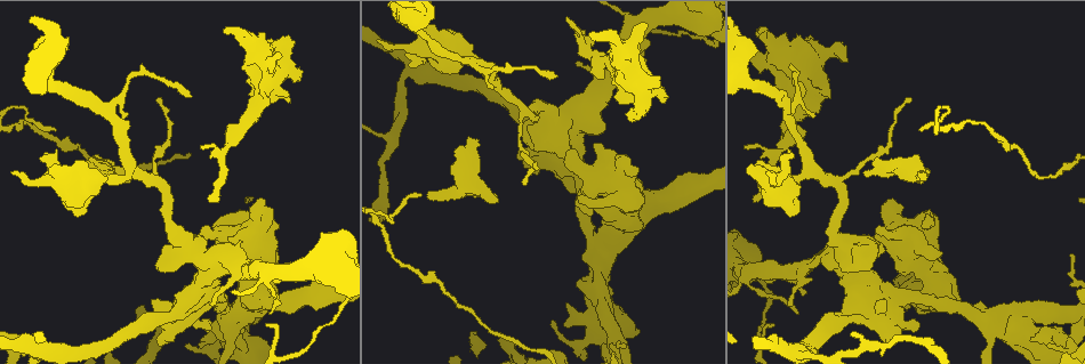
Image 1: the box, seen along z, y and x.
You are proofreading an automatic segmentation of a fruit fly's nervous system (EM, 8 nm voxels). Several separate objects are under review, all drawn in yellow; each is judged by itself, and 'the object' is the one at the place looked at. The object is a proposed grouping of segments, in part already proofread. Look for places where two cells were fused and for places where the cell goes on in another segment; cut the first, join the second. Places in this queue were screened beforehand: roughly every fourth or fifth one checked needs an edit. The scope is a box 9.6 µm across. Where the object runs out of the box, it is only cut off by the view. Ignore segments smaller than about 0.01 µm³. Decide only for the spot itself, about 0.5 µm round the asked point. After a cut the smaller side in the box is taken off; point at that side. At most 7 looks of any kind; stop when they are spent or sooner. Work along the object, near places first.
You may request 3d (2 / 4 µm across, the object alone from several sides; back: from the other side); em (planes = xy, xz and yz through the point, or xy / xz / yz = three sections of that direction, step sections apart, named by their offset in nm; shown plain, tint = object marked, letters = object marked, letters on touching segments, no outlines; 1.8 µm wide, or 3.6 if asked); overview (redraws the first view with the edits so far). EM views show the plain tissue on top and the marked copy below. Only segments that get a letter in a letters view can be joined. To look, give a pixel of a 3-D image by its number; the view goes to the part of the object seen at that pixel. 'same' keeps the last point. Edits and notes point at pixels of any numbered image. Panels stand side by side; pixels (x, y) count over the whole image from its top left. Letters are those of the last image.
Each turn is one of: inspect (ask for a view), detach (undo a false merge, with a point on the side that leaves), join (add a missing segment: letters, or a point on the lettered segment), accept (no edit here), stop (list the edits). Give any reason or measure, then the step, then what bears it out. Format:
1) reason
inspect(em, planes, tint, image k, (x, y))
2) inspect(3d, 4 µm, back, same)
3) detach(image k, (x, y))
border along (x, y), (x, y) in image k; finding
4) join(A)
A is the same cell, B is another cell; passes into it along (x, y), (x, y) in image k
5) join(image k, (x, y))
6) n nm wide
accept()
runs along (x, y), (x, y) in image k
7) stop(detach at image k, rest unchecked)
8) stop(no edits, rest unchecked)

stops while still wide
inspect(em, xy, step 16, tint, image 1, (647, 25))

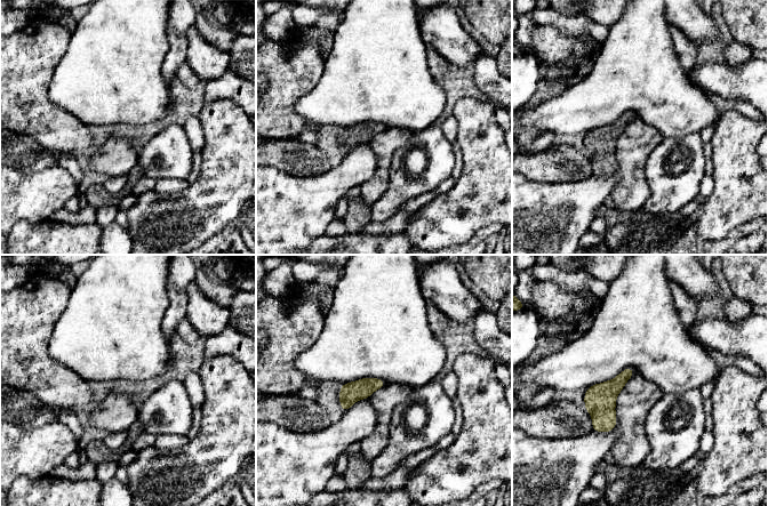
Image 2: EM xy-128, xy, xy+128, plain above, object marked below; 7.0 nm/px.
inspect(em, planes, letters, same)

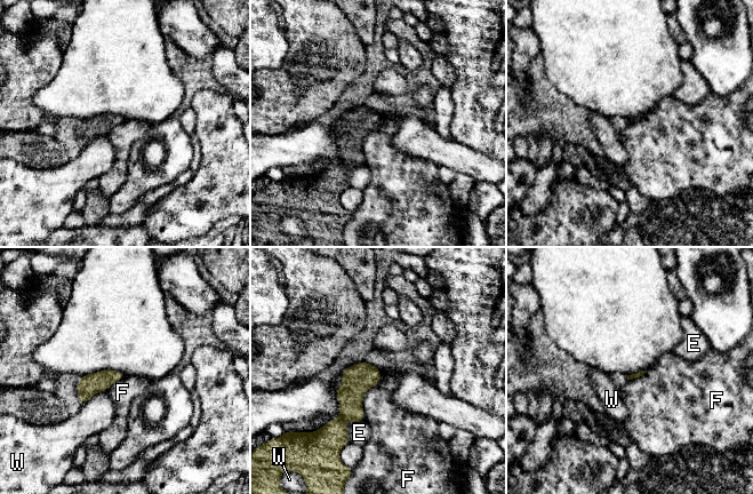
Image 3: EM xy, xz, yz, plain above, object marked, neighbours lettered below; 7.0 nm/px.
accept()
E, F and W are other cells; border along (381, 377), (363, 396), (363, 419) in image 3; no lettered segment goes on from it

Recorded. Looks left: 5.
branch point
inspect(3d, 2 µm, image 1, (784, 268))

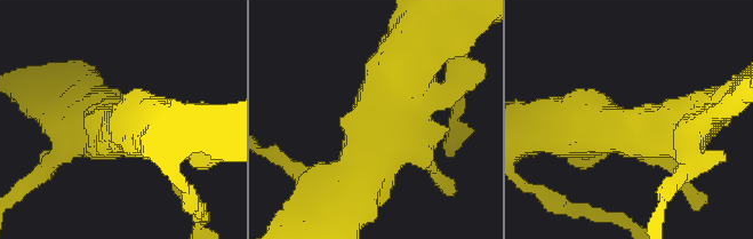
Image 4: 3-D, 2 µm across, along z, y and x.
now the EM
inspect(em, 3.6 µm, planes, letters, image 4, (389, 117))

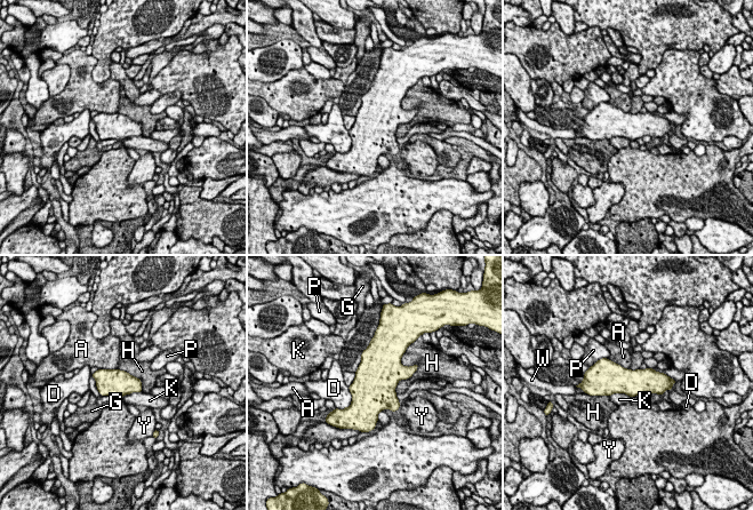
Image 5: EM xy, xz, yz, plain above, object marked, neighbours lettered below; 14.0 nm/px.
accept()
A, D, G, H, K, P, W and Y are other cells; border along (609, 395), (626, 393), (630, 397) in image 5; all the same cell

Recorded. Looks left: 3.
inspect(3d, 2 µm, image 1, (975, 316))

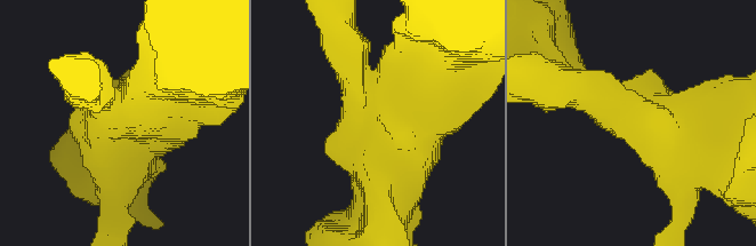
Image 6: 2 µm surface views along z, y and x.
inspect(em, planes, tint, image 6, (385, 119))

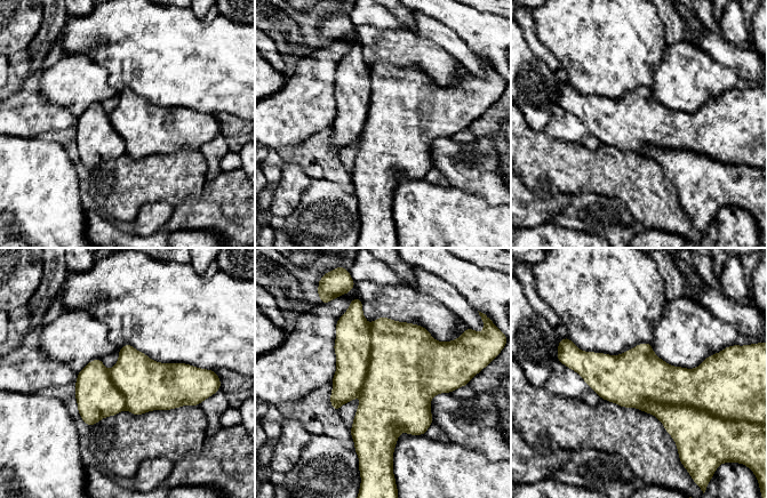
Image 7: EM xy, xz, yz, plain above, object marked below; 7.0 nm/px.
see the neighbours
inspect(em, planes, letters, same)

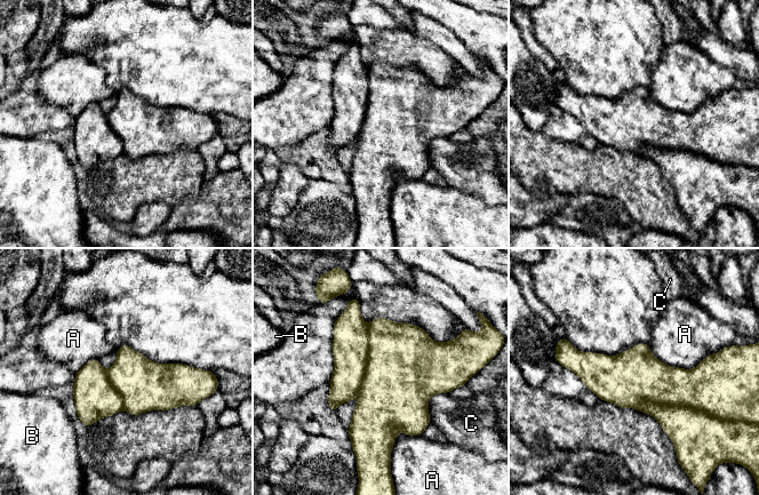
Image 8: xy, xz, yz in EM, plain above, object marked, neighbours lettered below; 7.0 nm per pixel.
detach(image 8, (704, 388))
A, B and C are other cells; border along (642, 405), (687, 406), (706, 415) in image 8; two cells meet here

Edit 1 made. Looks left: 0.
stop(detach at image 8, rest unchecked)

